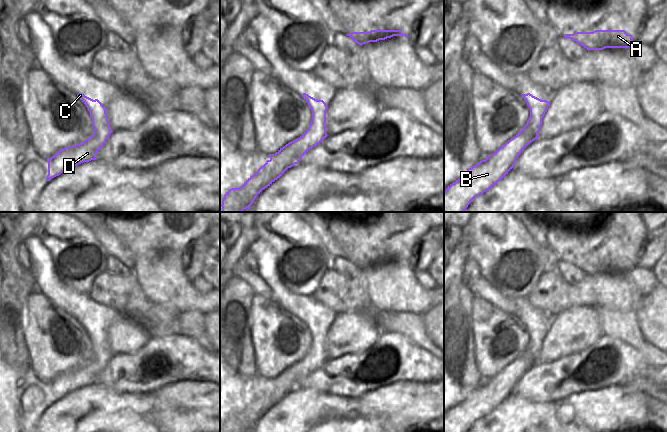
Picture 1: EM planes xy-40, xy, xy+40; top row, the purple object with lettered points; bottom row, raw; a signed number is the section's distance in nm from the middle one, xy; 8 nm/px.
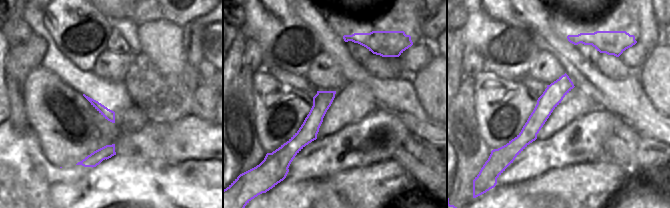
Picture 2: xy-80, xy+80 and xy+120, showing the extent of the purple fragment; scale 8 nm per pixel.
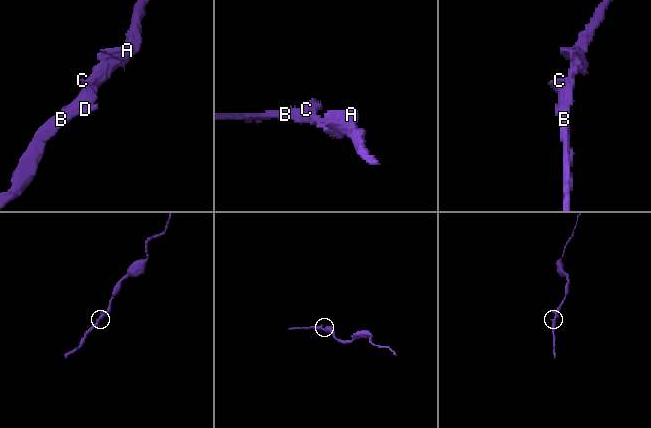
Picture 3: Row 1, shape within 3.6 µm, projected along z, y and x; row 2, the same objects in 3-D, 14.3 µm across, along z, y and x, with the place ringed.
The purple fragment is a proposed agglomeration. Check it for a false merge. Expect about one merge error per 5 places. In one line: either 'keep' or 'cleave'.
keep

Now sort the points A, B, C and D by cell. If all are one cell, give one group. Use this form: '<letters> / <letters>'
A B C D

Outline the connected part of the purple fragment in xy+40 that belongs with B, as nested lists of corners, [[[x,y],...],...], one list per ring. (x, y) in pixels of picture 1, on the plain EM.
[[[530,317],[521,318],[530,333],[526,349],[485,384],[481,384],[444,414],[444,432],[467,432],[479,419],[492,412],[514,392],[520,377],[539,362],[542,343],[550,329]]]

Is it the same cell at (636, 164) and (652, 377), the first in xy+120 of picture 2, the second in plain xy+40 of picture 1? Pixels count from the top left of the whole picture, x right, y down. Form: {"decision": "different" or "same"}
{"decision": "same"}

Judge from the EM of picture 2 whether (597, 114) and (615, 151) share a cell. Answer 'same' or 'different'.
different

